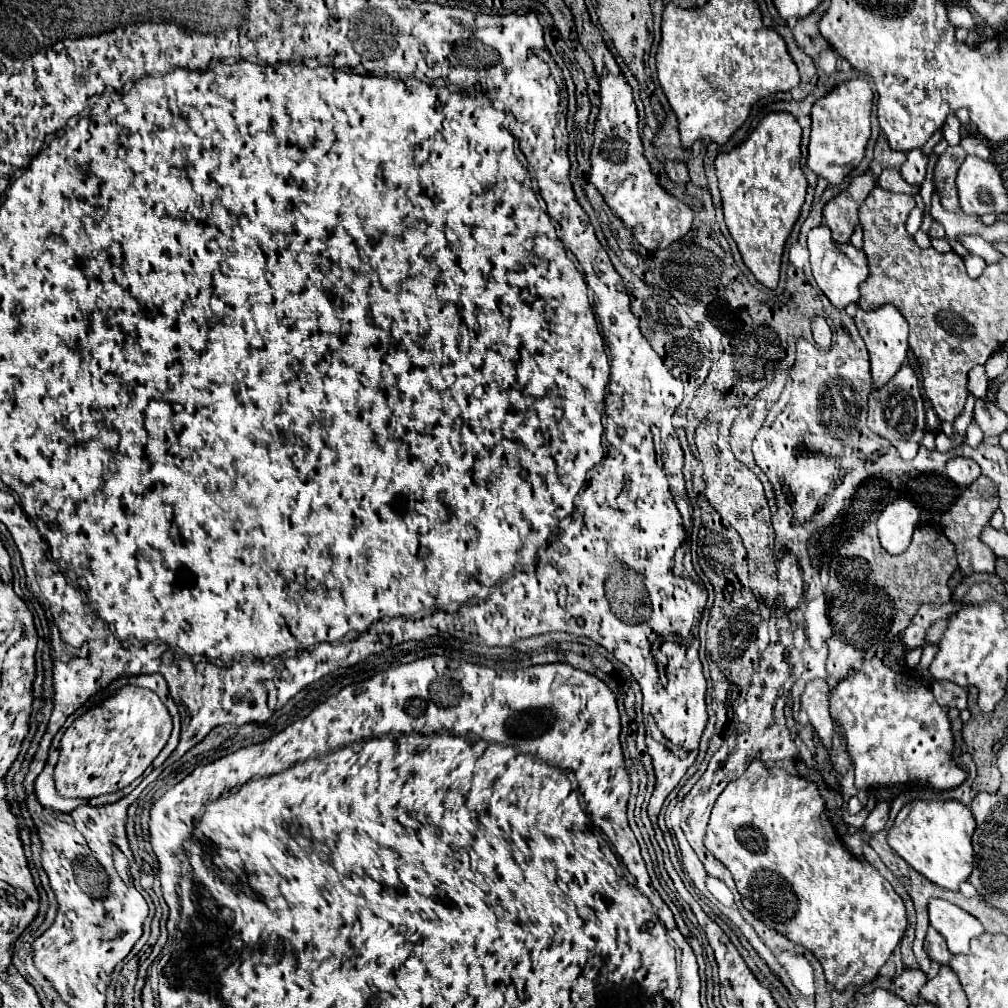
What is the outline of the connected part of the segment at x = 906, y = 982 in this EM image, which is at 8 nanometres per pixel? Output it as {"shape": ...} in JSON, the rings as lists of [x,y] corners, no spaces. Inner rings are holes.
{"shape":[[[906,969],[900,977],[892,981],[892,991],[904,1001],[916,1005],[920,1001],[918,993],[924,983],[926,983],[926,973],[922,973],[920,969]]]}

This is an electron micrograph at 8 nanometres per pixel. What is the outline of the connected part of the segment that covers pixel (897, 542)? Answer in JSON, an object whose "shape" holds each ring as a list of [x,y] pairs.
{"shape":[[[896,499],[878,517],[878,533],[880,543],[890,555],[904,553],[912,541],[912,533],[918,525],[918,509],[906,501]]]}

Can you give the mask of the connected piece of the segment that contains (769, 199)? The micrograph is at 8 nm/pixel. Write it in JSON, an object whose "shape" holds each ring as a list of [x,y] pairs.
{"shape":[[[770,113],[746,143],[714,161],[724,219],[746,267],[768,289],[776,289],[784,243],[804,205],[808,181],[800,169],[802,129],[790,113]]]}

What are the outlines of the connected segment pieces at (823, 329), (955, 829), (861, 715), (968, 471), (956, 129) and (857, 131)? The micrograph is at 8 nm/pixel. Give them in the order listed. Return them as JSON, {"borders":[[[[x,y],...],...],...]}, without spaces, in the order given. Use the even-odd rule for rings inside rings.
{"borders":[[[[822,315],[812,317],[812,335],[814,335],[814,341],[818,343],[818,347],[822,347],[822,349],[830,347],[832,331],[830,331],[830,327]]],[[[916,799],[900,809],[886,839],[888,845],[928,881],[944,889],[958,891],[958,883],[966,881],[974,867],[974,851],[970,843],[974,827],[976,821],[970,809],[960,801]]],[[[878,657],[864,661],[864,671],[854,671],[850,677],[842,679],[830,695],[832,717],[838,719],[842,735],[848,743],[848,753],[856,765],[856,785],[870,789],[872,785],[896,785],[918,781],[934,789],[954,789],[964,779],[966,773],[952,763],[954,739],[950,731],[948,709],[934,703],[932,689],[920,685],[914,677],[896,675]]],[[[954,457],[946,465],[946,475],[958,487],[968,487],[980,477],[980,469],[978,469],[978,465],[972,459]]],[[[946,121],[944,127],[942,127],[942,131],[944,131],[944,137],[946,137],[948,145],[958,145],[960,143],[960,125],[958,123]]],[[[850,79],[838,83],[830,93],[812,105],[812,135],[806,165],[816,175],[828,179],[832,185],[840,185],[852,171],[852,165],[858,165],[864,159],[866,143],[870,137],[870,109],[872,89],[866,79]]]]}

